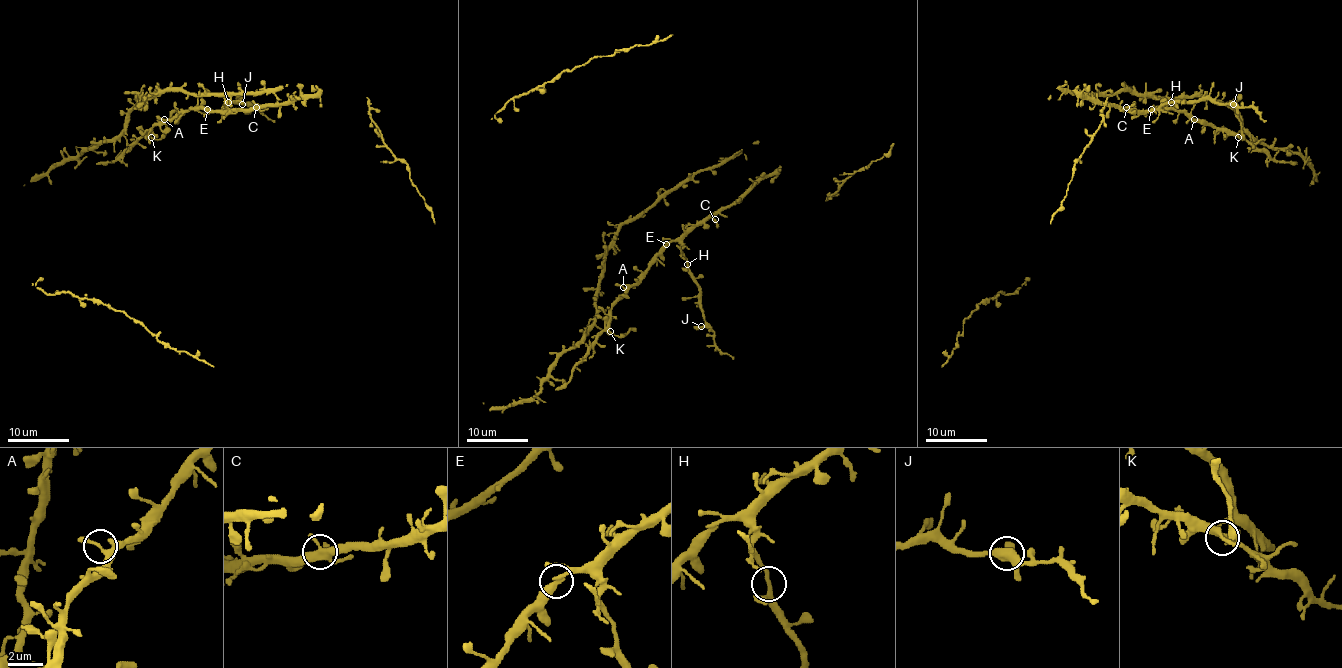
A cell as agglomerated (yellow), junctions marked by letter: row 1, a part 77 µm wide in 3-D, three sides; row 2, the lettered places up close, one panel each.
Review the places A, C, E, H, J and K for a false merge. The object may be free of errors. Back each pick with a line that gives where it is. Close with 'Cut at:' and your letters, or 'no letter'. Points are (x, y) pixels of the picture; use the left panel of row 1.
K: place (151, 137)
Cut at: K

